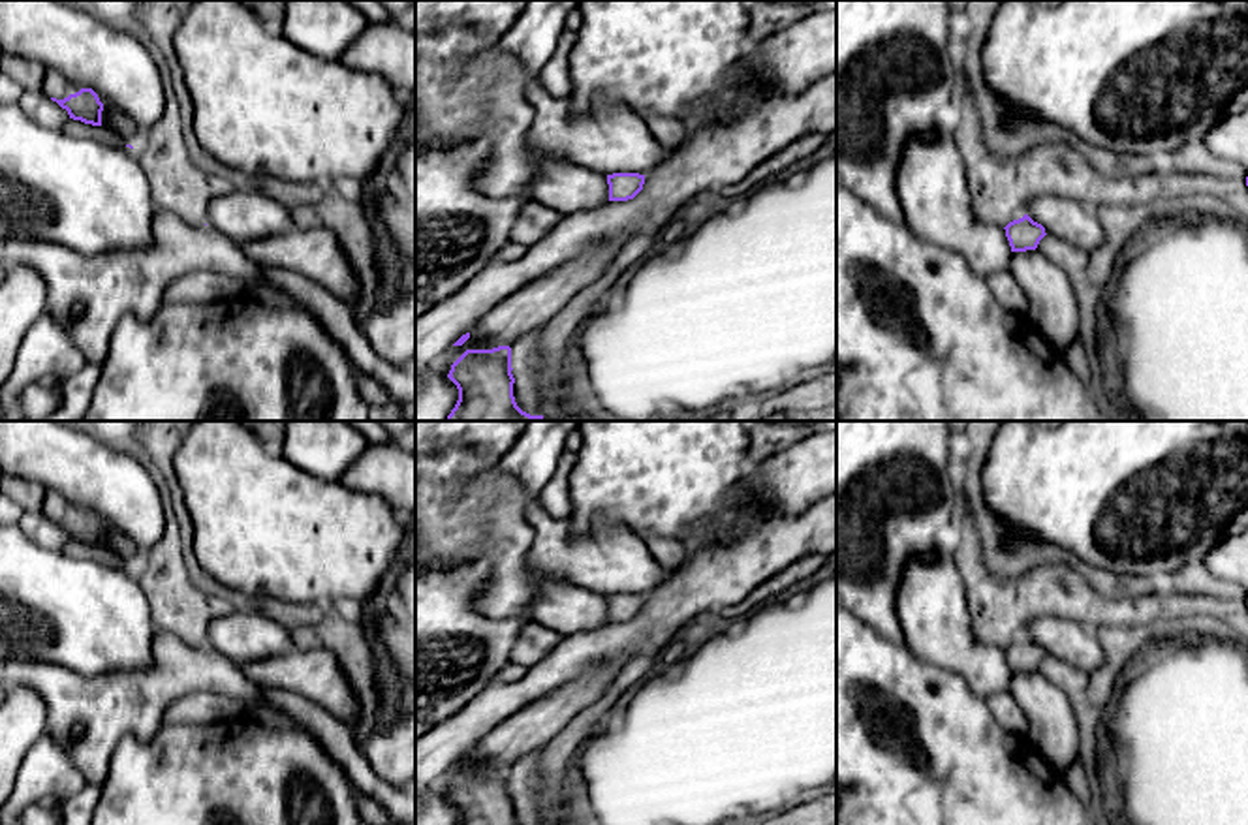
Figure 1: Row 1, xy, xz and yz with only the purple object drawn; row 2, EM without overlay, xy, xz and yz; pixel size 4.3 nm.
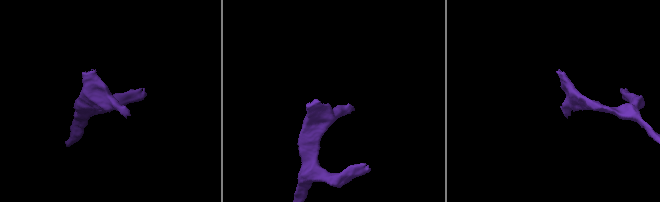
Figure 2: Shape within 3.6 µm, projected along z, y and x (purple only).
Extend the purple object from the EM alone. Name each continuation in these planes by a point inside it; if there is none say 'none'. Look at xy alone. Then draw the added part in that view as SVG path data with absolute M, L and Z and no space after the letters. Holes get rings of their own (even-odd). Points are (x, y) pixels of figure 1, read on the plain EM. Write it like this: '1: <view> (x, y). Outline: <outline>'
1: xy (55, 506). Outline: M45 490L45 496L43 496L43 513L49 517L49 519L56 519L56 521L64 521L68 519L70 515L75 515L81 511L81 507L73 507L70 506L62 494L55 492L55 490Z

